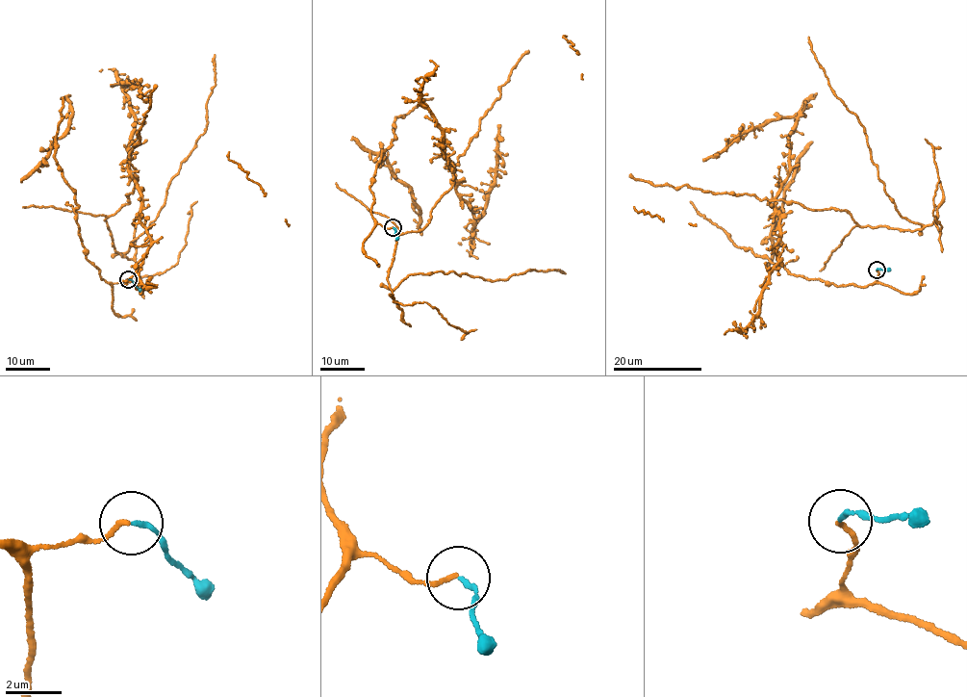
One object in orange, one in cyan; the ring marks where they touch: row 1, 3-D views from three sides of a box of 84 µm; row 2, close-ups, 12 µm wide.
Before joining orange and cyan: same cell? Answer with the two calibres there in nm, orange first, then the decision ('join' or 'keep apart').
calibres 160 and 180 nm; join

